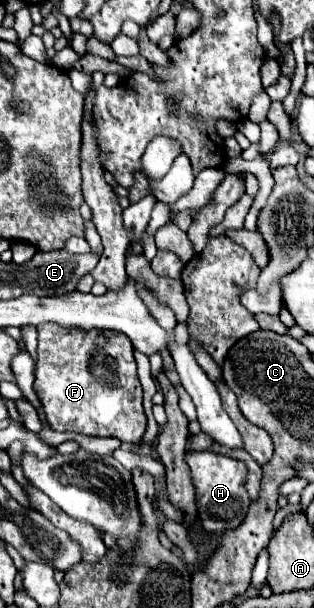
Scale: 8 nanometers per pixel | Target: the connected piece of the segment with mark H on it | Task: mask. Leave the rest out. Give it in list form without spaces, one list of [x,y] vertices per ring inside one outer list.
[[[212,450],[188,452],[186,462],[192,470],[192,482],[194,482],[198,498],[200,498],[198,518],[200,518],[202,528],[208,534],[238,528],[242,524],[242,520],[246,518],[248,506],[250,506],[250,496],[246,490],[246,474],[248,474],[246,464],[236,460],[236,458],[216,454]]]

